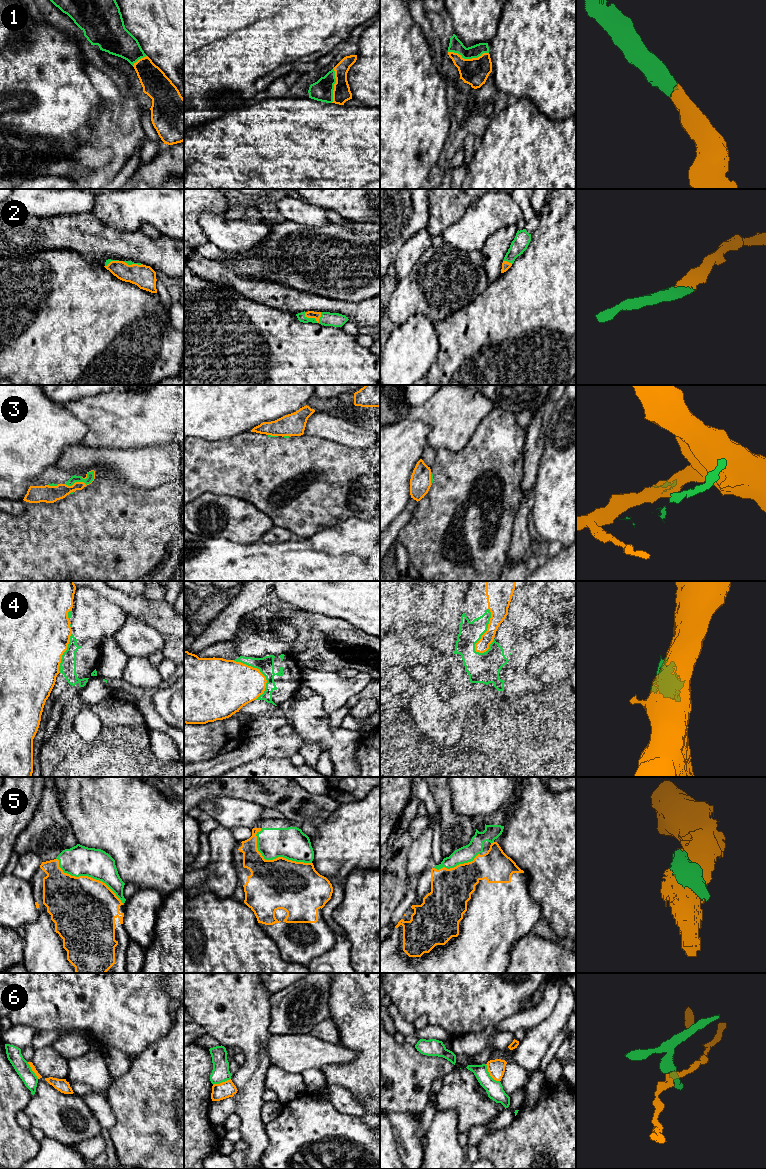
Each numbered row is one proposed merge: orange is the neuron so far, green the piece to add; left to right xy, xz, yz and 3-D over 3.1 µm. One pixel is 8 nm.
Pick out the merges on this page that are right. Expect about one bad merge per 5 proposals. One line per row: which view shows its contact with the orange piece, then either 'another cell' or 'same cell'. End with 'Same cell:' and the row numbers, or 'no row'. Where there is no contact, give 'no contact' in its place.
1: contact in yz; same cell
2: contact in xz; same cell
3: contact in xy; another cell
4: contact in yz; same cell
5: contact in xz; same cell
6: contact in yz; another cell
Same cell: 1, 2, 4, 5

